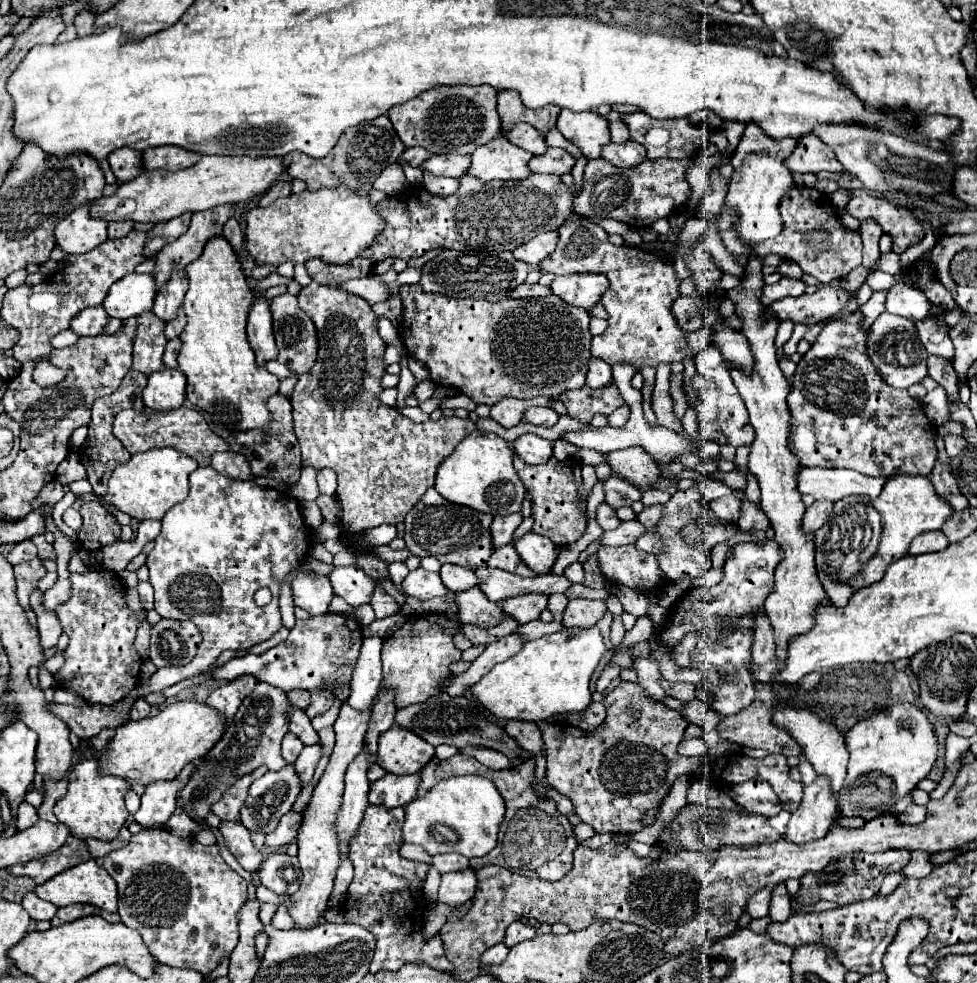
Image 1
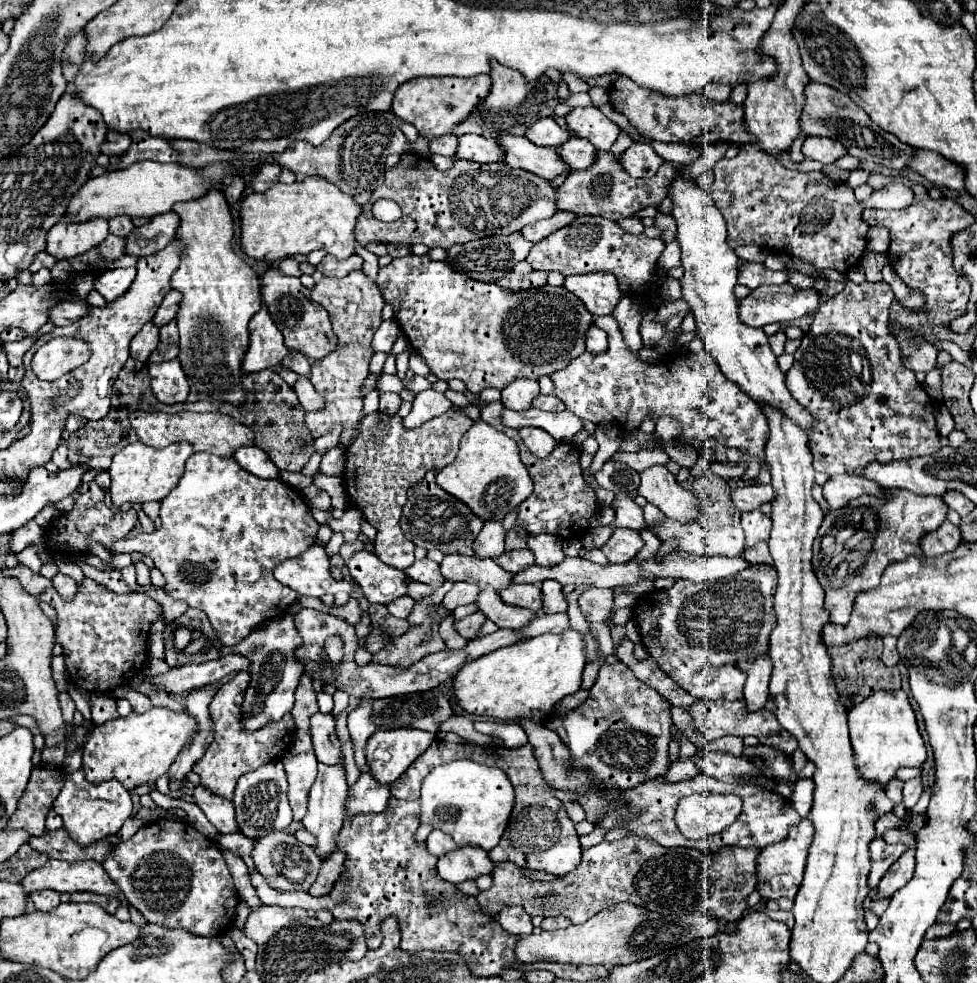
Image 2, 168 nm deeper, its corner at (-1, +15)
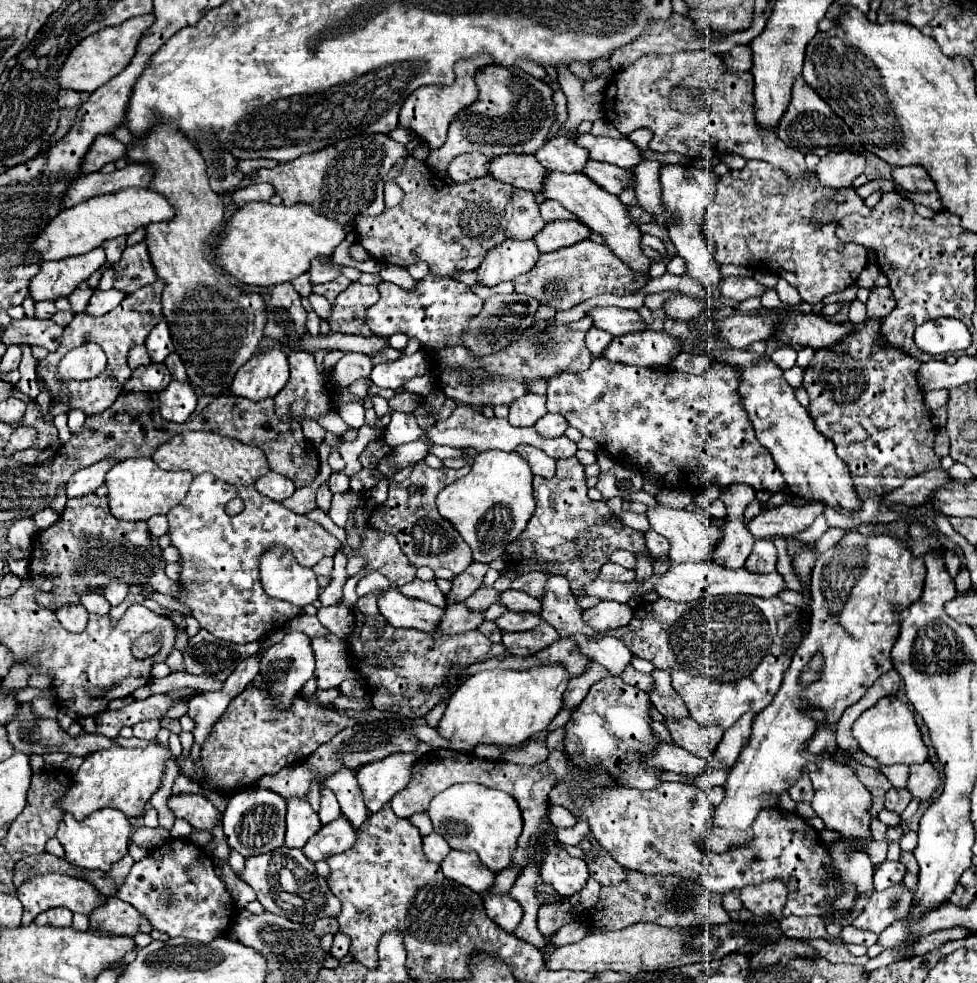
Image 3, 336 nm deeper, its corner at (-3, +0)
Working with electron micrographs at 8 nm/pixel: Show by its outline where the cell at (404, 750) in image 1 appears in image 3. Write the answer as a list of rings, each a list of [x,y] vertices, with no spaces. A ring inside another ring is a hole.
[[[397,752],[383,760],[361,766],[357,780],[363,788],[367,810],[379,812],[383,804],[391,802],[391,798],[409,784],[411,770],[417,760],[419,756],[413,752]]]

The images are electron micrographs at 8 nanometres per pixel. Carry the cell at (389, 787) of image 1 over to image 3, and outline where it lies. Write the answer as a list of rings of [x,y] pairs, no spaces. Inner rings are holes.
[[[341,816],[335,822],[325,824],[313,838],[309,838],[303,846],[303,852],[311,862],[325,860],[331,854],[353,848],[353,844],[357,842],[357,832],[359,830],[353,828],[353,824],[345,816]]]

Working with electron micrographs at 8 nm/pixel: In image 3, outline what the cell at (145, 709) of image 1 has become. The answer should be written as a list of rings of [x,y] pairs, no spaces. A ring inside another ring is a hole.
[[[145,720],[145,722],[139,722],[133,726],[133,734],[135,738],[143,738],[143,740],[153,740],[159,732],[159,722],[157,720]]]

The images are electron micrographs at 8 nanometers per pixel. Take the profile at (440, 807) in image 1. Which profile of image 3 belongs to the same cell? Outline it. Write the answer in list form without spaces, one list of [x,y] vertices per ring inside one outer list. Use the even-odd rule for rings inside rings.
[[[475,782],[453,784],[429,802],[425,814],[431,818],[433,830],[443,836],[453,850],[477,852],[481,862],[493,872],[501,872],[511,864],[511,854],[517,836],[523,830],[523,820],[517,802],[509,794]]]

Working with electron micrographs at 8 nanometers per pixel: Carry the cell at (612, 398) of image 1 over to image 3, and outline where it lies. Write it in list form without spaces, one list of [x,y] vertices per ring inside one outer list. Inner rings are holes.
[[[593,358],[593,364],[587,372],[579,372],[579,374],[559,374],[551,380],[547,380],[549,388],[547,388],[547,410],[549,412],[557,412],[561,416],[567,418],[569,426],[577,428],[583,436],[587,438],[595,438],[599,442],[601,448],[605,448],[611,456],[617,458],[619,464],[627,464],[627,466],[637,466],[641,472],[651,470],[657,476],[661,476],[661,480],[667,482],[667,486],[671,488],[683,488],[683,490],[697,490],[697,488],[705,488],[709,484],[749,484],[755,490],[767,490],[771,494],[783,492],[785,490],[785,480],[781,476],[781,470],[777,468],[771,452],[765,452],[765,446],[759,444],[759,440],[755,438],[753,426],[749,424],[749,420],[745,420],[745,412],[741,408],[741,402],[737,400],[737,372],[733,372],[733,368],[729,368],[727,364],[721,362],[711,362],[709,368],[701,374],[701,376],[693,376],[687,372],[675,372],[673,370],[653,370],[653,368],[641,368],[641,366],[631,366],[631,364],[623,364],[623,362],[611,362],[607,358]]]

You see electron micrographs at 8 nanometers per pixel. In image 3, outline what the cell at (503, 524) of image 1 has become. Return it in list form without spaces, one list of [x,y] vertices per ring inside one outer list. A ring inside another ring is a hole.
[[[473,562],[465,572],[461,572],[459,576],[453,578],[453,588],[451,592],[447,594],[447,604],[451,602],[463,602],[465,598],[469,598],[481,584],[483,576],[487,574],[489,570],[489,564],[483,564],[483,562]]]

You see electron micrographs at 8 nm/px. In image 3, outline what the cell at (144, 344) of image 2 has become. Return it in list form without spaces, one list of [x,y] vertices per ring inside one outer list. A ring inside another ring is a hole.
[[[141,344],[141,346],[135,346],[129,350],[129,368],[135,370],[139,366],[149,366],[151,364],[151,356],[147,352],[147,346]]]

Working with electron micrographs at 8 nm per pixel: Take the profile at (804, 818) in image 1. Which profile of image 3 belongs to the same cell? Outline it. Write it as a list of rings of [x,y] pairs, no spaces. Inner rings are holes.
[[[781,878],[763,880],[759,884],[749,884],[741,888],[741,902],[755,916],[773,916],[783,918],[783,906],[787,902],[789,888]]]

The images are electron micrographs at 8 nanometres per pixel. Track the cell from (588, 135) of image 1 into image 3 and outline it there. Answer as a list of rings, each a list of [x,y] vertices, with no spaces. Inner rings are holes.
[[[591,132],[577,134],[575,142],[589,150],[591,160],[609,162],[619,168],[635,168],[637,162],[641,162],[641,154],[637,146],[627,138],[607,138],[607,136],[595,136]]]

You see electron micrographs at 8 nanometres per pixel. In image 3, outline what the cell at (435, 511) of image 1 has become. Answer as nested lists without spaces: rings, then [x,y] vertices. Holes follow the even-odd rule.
[[[417,462],[409,480],[405,482],[391,482],[389,486],[389,498],[383,502],[385,514],[375,512],[369,520],[371,526],[375,528],[393,528],[397,542],[403,550],[403,554],[409,558],[413,566],[429,566],[429,568],[449,568],[455,576],[461,574],[471,562],[471,548],[465,544],[461,534],[445,520],[437,508],[435,508],[435,498],[437,498],[437,486],[439,484],[451,484],[453,480],[463,476],[463,470],[469,470],[469,466],[461,470],[451,470],[451,468],[429,468],[425,462]],[[407,486],[417,486],[417,492],[407,492]]]

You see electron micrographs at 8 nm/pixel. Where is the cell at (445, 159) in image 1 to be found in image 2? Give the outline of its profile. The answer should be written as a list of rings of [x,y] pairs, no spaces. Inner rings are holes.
[[[465,135],[459,137],[457,157],[479,163],[499,163],[503,161],[503,149],[499,149],[497,139],[487,139],[481,135]]]

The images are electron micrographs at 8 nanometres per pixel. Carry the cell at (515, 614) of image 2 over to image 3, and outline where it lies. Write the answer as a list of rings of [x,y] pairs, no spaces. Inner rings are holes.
[[[545,622],[527,632],[503,632],[503,646],[517,656],[531,656],[533,652],[537,652],[537,648],[553,644],[553,640],[559,640],[559,634],[551,628],[551,624]]]

